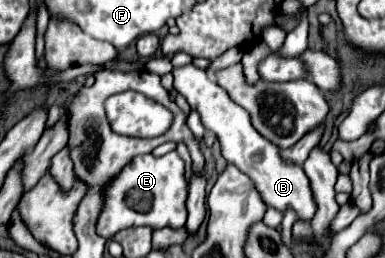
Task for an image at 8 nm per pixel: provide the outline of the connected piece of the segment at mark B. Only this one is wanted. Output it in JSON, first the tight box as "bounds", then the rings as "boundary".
{"bounds":[172,64,314,222],"boundary":[[[186,64],[186,66],[174,68],[172,76],[174,76],[174,90],[178,90],[188,100],[190,108],[194,108],[200,114],[204,128],[212,130],[218,136],[222,146],[222,156],[228,162],[236,164],[242,172],[246,172],[254,180],[254,186],[258,194],[262,196],[264,204],[280,212],[286,212],[288,208],[292,208],[298,220],[310,222],[314,218],[314,196],[312,196],[310,182],[304,170],[296,164],[284,162],[280,158],[278,146],[270,144],[266,138],[262,138],[254,130],[254,126],[250,124],[250,116],[246,116],[246,110],[238,108],[238,104],[230,100],[228,92],[220,88],[214,80],[210,80],[204,70],[196,68],[194,64]]]}

